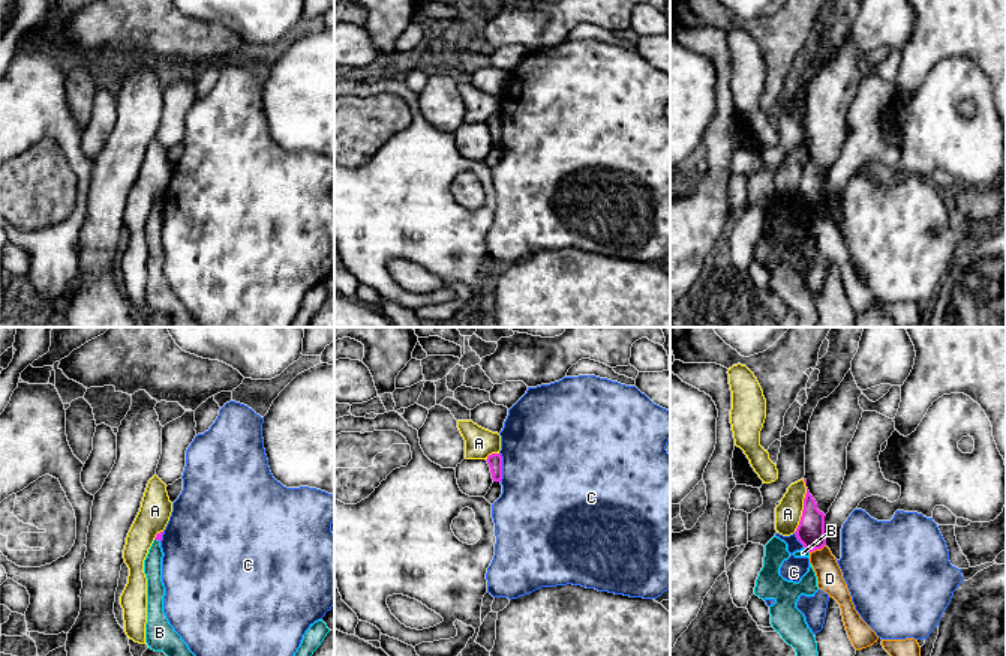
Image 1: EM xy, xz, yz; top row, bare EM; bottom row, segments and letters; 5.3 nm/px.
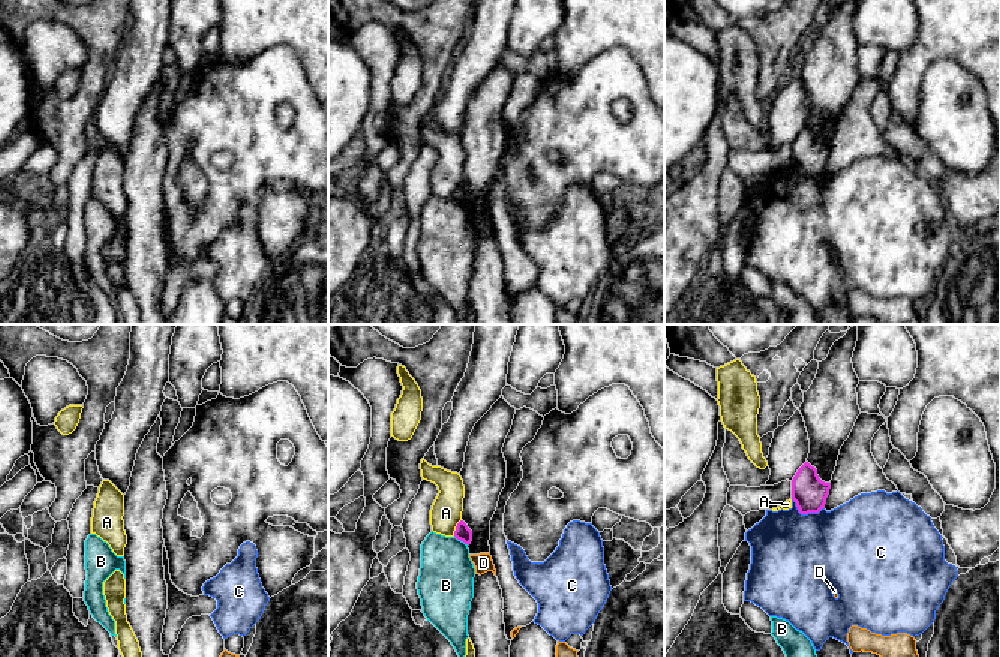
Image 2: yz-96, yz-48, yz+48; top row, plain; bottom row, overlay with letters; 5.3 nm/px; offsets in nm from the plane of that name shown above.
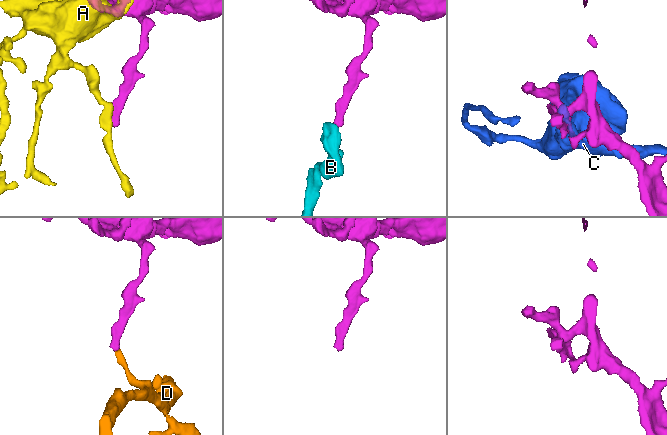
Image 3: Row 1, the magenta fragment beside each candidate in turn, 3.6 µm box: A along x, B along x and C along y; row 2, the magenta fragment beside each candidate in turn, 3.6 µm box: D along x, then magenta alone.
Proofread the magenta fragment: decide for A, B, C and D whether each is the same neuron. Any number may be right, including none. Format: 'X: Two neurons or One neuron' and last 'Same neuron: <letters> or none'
A: Two neurons
B: Two neurons
C: Two neurons
D: Two neurons
Same neuron: none

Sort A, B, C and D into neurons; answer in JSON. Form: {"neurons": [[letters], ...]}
{"neurons": [["A"], ["B"], ["C"], ["D"]]}

